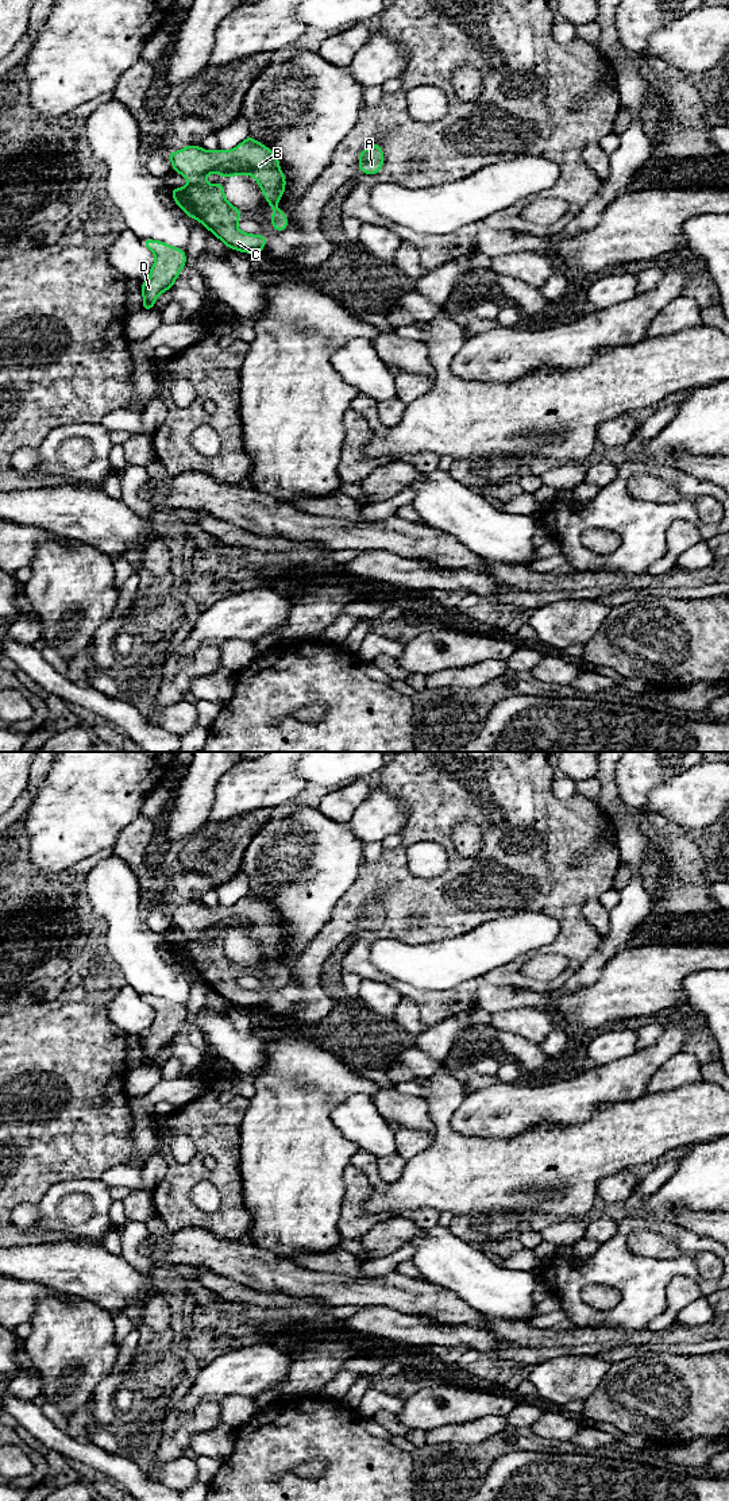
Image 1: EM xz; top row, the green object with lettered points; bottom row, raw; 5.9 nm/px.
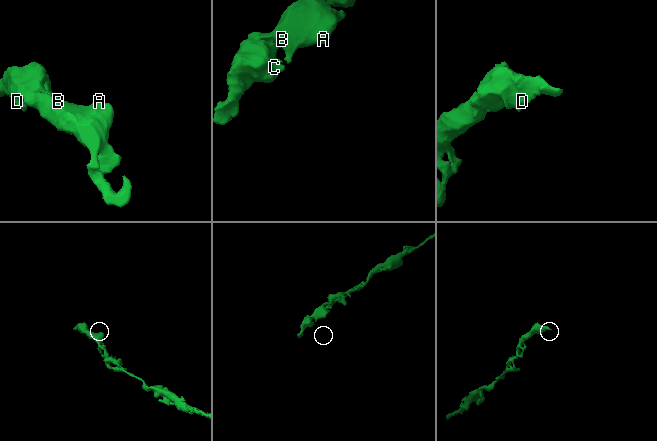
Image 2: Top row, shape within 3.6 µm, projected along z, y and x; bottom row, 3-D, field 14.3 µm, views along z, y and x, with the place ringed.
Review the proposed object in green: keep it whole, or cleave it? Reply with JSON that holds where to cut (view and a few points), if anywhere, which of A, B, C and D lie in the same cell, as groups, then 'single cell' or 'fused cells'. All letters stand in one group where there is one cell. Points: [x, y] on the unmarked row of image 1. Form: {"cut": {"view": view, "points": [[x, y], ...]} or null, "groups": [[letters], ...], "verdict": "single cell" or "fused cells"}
{"cut": null, "groups": [["A", "B", "C", "D"]], "verdict": "single cell"}

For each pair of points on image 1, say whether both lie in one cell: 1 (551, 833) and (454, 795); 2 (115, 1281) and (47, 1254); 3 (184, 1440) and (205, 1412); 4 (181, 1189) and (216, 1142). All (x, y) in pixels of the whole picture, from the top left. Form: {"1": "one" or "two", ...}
{"1": "one", "2": "one", "3": "one", "4": "one"}

